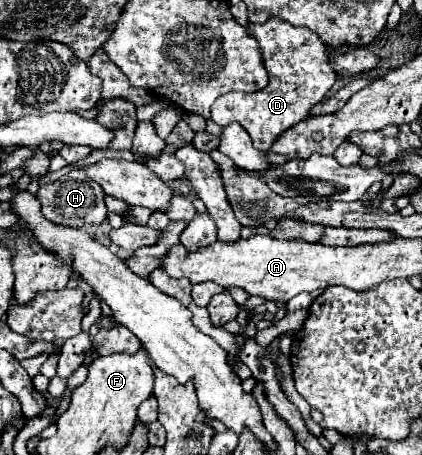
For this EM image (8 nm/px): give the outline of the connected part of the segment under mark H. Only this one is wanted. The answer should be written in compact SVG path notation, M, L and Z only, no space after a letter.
M83 170L69 172L61 180L41 186L39 192L35 194L35 198L41 202L41 212L47 220L51 220L55 224L65 224L71 228L79 228L83 224L103 224L107 218L107 208L105 208L103 196L105 196L105 192L101 190L101 186L97 182L93 182Z

